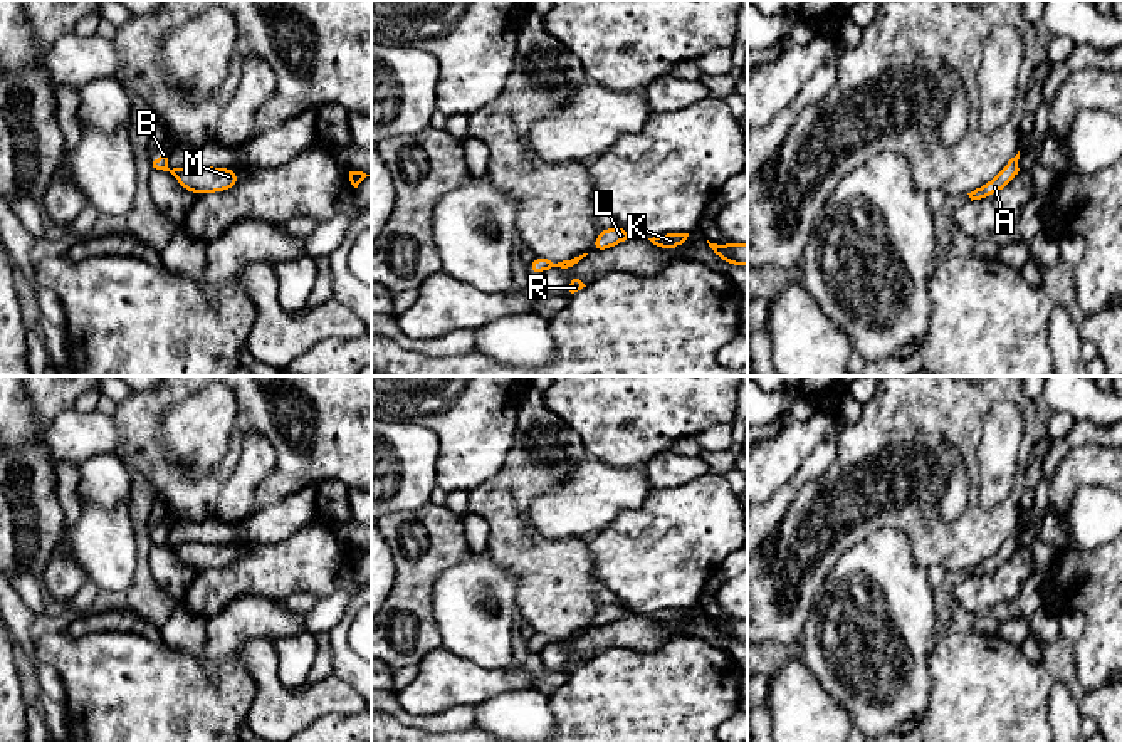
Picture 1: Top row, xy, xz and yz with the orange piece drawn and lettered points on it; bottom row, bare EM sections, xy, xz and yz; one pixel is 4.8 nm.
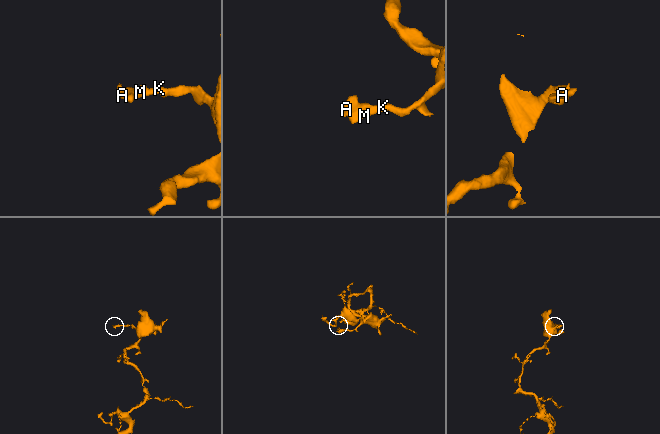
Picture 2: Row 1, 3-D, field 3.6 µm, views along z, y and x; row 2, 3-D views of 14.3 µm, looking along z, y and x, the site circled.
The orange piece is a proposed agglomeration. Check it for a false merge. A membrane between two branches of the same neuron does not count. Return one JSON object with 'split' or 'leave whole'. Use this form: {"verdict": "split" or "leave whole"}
{"verdict": "leave whole"}

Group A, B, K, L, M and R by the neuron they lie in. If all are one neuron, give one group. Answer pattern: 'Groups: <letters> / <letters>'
Groups: A B K L M R

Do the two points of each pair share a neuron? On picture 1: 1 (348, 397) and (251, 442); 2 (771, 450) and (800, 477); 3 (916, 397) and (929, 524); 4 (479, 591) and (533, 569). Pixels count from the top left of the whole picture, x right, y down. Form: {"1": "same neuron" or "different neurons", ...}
{"1": "different neurons", "2": "different neurons", "3": "same neuron", "4": "different neurons"}

